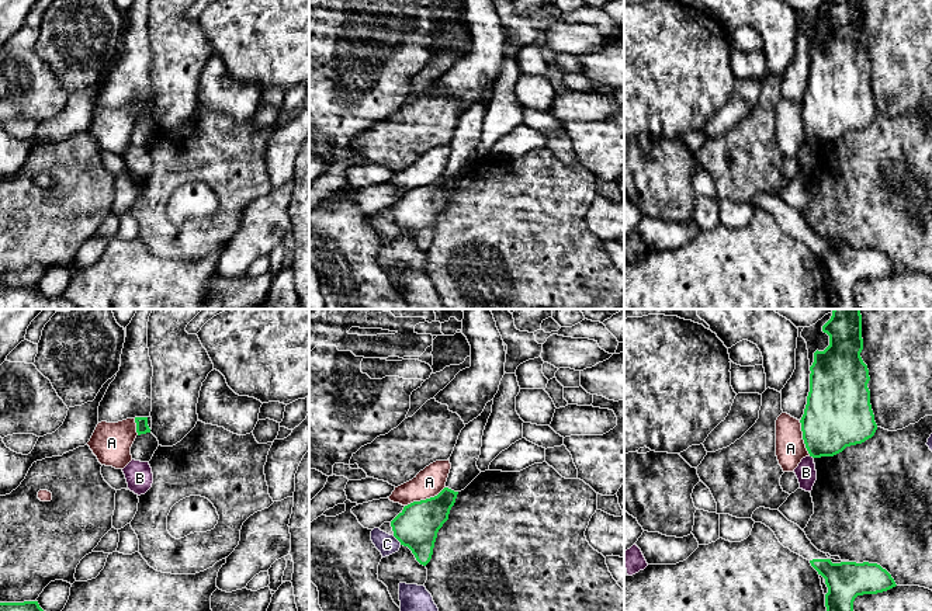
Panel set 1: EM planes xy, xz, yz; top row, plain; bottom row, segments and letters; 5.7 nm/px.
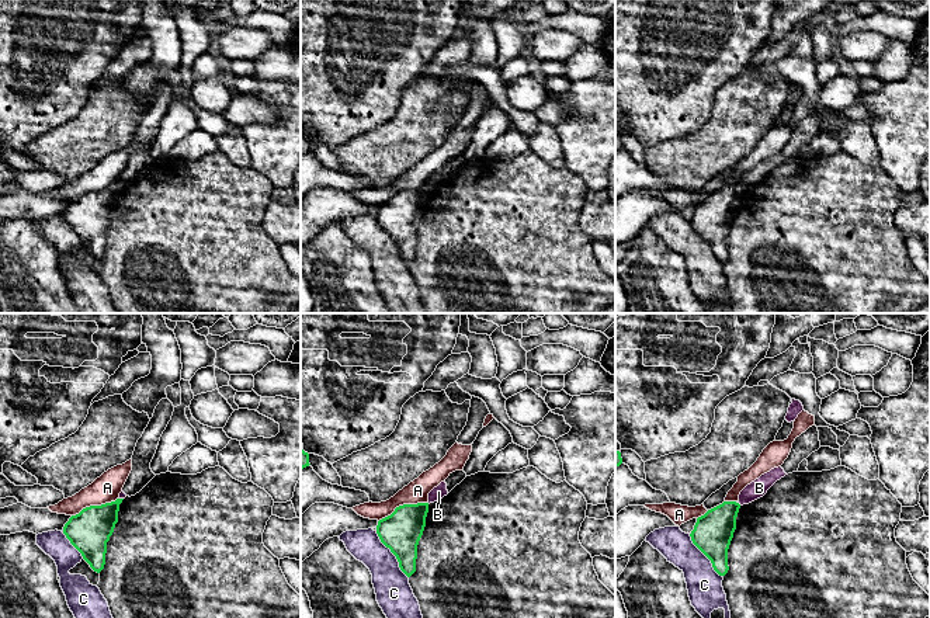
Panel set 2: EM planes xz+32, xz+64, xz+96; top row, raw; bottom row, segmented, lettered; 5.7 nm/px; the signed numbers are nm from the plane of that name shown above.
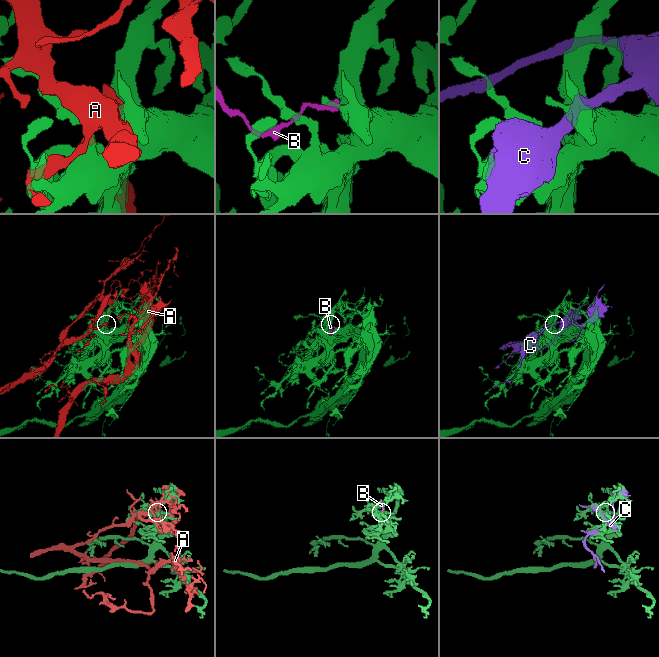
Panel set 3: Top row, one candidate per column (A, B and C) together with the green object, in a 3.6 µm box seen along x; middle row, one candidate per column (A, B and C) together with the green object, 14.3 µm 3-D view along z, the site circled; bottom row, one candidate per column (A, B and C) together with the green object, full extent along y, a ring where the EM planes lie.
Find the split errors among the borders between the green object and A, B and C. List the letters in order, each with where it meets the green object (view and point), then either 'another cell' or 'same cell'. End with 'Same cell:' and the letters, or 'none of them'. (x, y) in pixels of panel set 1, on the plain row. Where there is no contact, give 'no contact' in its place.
A: xz (426, 184) | another cell
B: yz (811, 141) | another cell
C: xz (397, 224) | another cell
Same cell: none of them

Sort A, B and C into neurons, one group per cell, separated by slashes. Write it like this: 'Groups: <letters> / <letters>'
Groups: A / B / C

